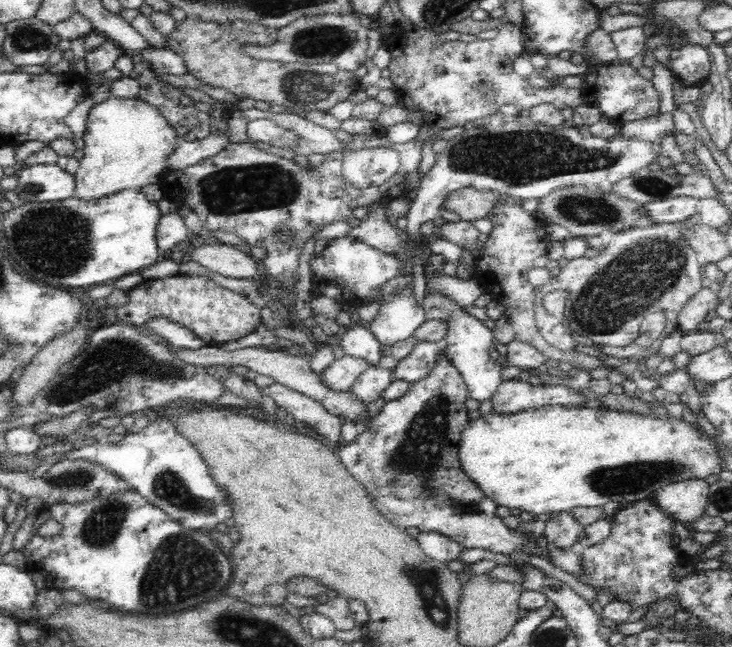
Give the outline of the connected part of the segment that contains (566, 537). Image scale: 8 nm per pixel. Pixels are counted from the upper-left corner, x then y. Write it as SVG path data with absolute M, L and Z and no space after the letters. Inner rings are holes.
M552 512L552 520L546 522L544 538L550 546L556 548L572 548L576 542L582 540L584 528L574 520L570 512Z

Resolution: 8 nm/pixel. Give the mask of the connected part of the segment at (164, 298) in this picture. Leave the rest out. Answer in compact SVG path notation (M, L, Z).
M170 276L150 282L144 280L128 292L128 304L114 308L114 316L120 322L138 328L146 326L146 322L152 318L164 316L170 322L178 322L192 330L198 338L206 342L206 346L216 346L228 340L244 338L262 324L260 308L252 306L236 290L228 290L208 276Z

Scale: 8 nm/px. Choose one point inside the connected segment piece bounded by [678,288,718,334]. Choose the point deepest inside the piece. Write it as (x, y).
(693, 315)

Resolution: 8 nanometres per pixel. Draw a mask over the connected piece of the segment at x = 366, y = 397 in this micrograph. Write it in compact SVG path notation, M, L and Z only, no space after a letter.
M368 368L352 386L352 394L366 406L384 396L386 388L394 382L394 372L384 368Z

